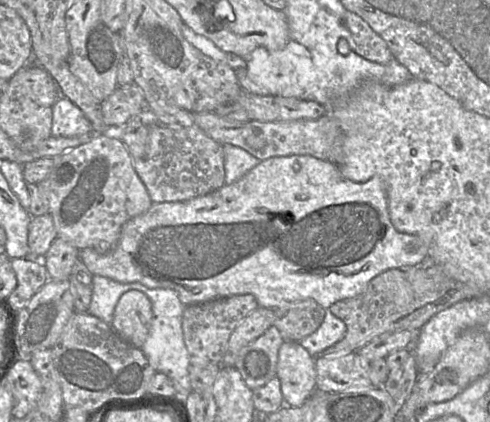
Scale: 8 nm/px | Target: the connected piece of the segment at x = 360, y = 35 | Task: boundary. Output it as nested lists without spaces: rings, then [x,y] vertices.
[[[346,9],[343,24],[349,32],[348,44],[354,53],[378,64],[395,59],[386,42],[361,17]]]

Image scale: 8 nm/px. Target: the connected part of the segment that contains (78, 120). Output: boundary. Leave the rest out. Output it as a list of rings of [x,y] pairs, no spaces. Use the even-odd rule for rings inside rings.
[[[59,97],[51,108],[51,136],[77,137],[91,132],[90,122],[69,99]]]

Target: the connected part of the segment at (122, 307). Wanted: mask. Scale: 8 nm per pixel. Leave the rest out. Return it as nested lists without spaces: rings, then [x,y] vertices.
[[[130,290],[120,297],[110,325],[121,339],[141,348],[148,337],[152,318],[149,298],[140,291]]]

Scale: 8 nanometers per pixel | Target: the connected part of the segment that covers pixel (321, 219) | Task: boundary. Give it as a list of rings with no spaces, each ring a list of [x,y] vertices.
[[[291,155],[262,160],[238,181],[209,194],[186,201],[153,203],[145,212],[124,225],[115,246],[108,253],[100,254],[92,248],[85,248],[80,250],[78,258],[92,275],[100,275],[121,283],[140,283],[148,288],[172,289],[185,306],[234,295],[252,294],[263,308],[275,309],[289,302],[312,299],[328,309],[336,302],[362,293],[374,277],[386,270],[417,266],[423,260],[426,250],[427,246],[419,236],[399,232],[393,226],[385,184],[380,177],[354,182],[345,179],[338,165],[330,161],[310,155]]]

